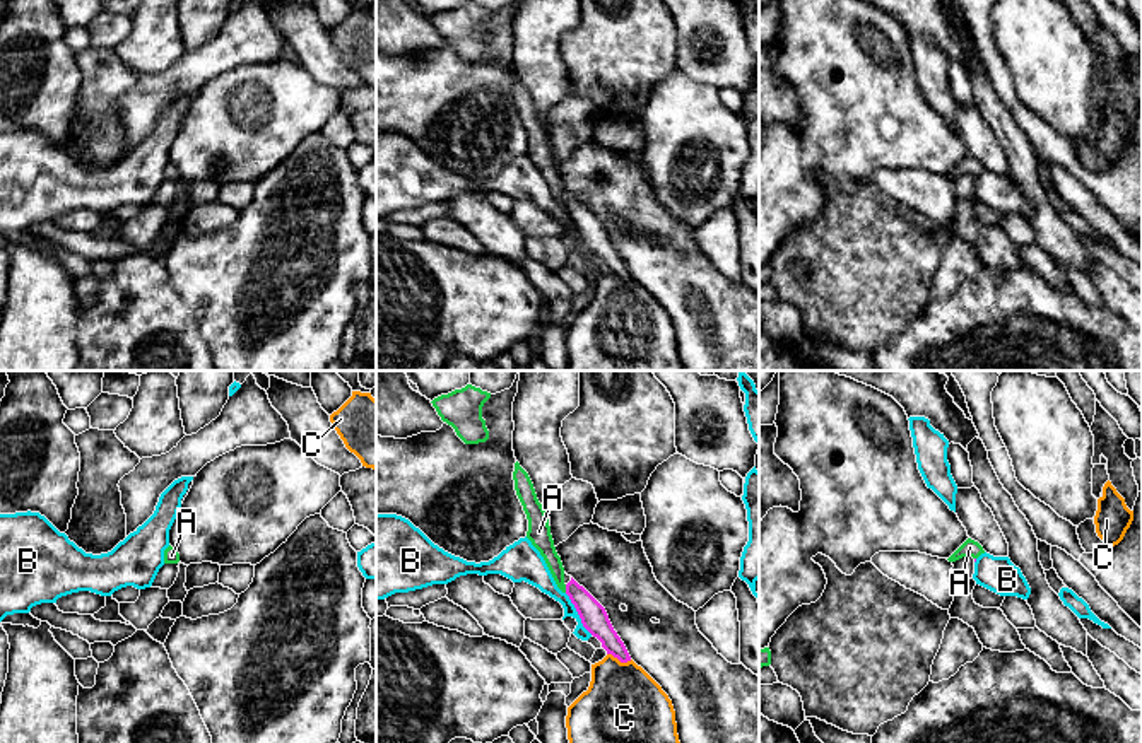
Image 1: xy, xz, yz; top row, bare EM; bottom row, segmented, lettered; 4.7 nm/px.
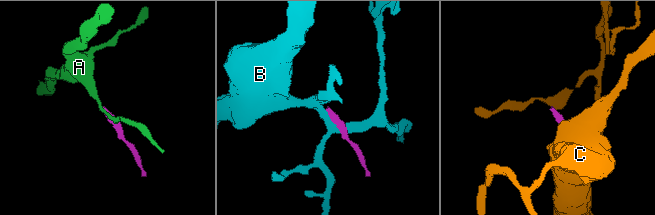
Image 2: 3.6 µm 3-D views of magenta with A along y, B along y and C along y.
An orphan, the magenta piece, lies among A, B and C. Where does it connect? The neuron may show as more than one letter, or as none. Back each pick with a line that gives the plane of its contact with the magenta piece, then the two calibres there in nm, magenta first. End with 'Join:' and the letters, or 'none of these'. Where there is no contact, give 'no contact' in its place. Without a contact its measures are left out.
Join: none of these

